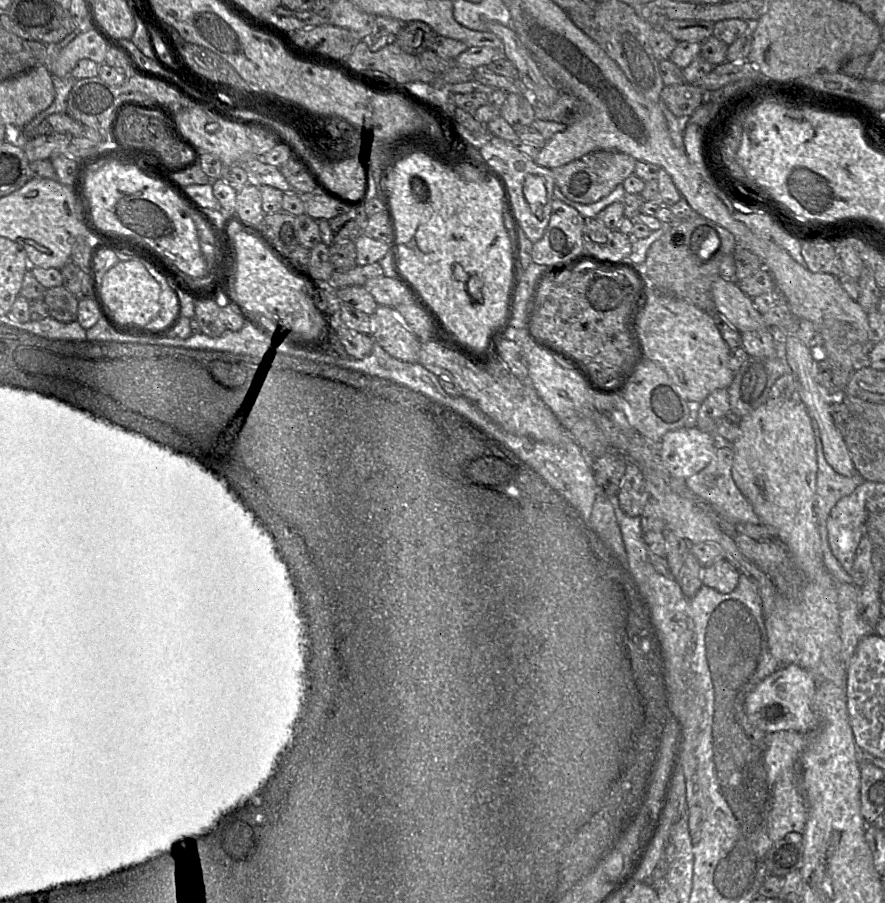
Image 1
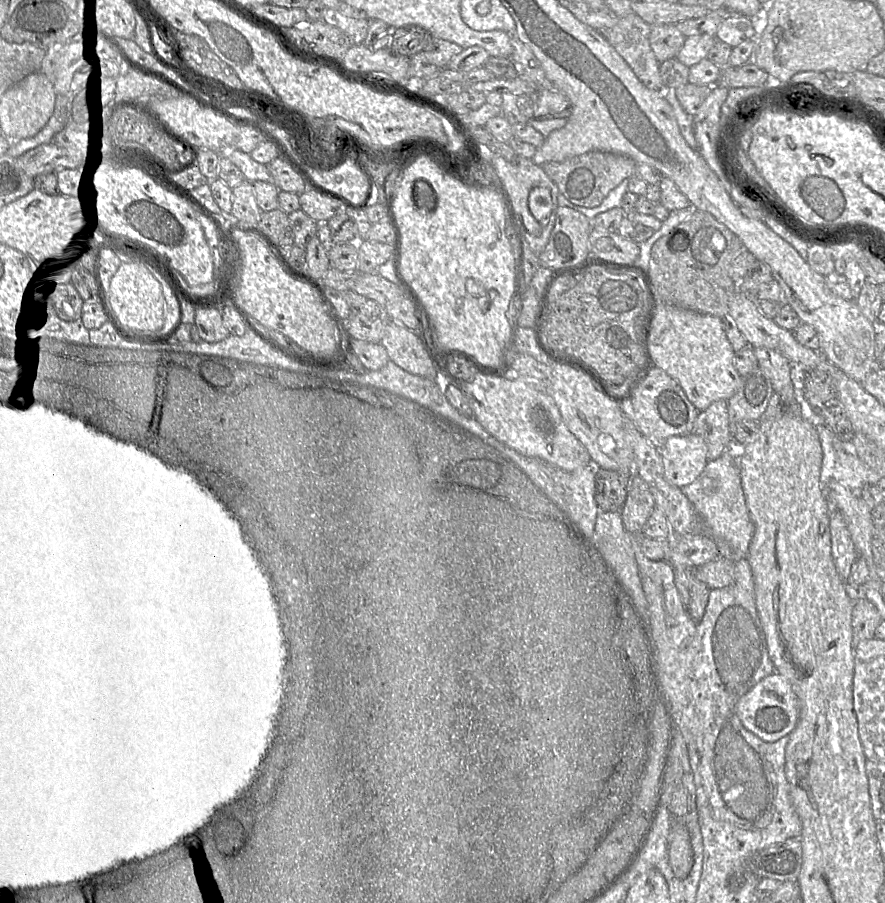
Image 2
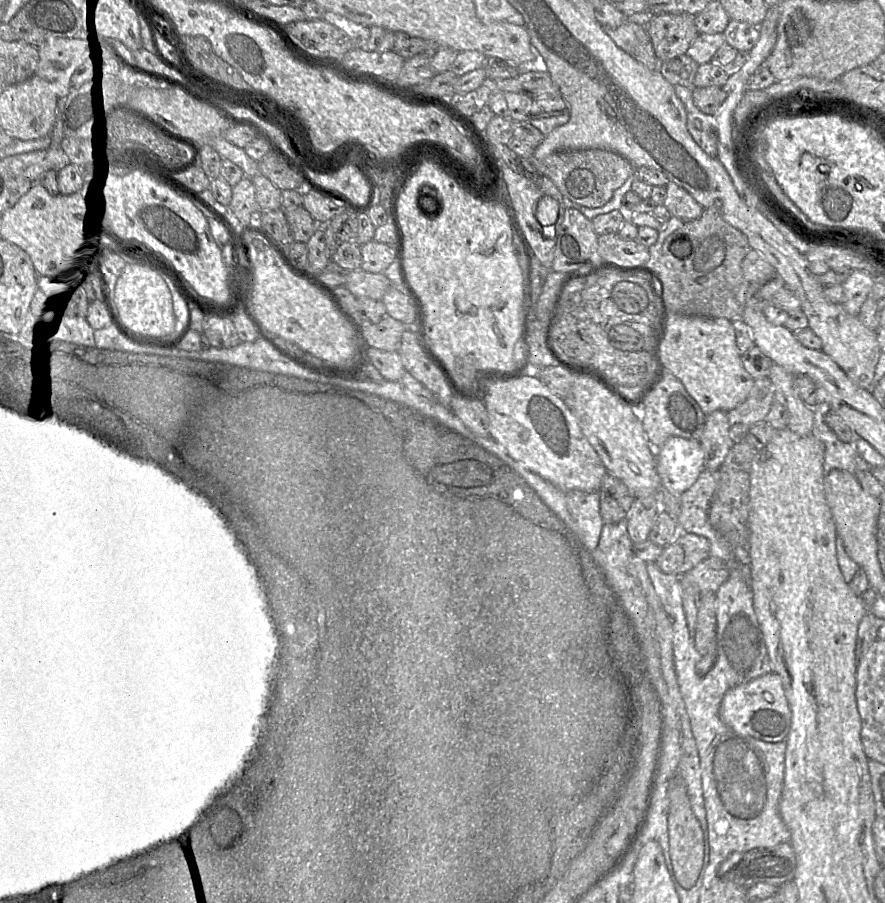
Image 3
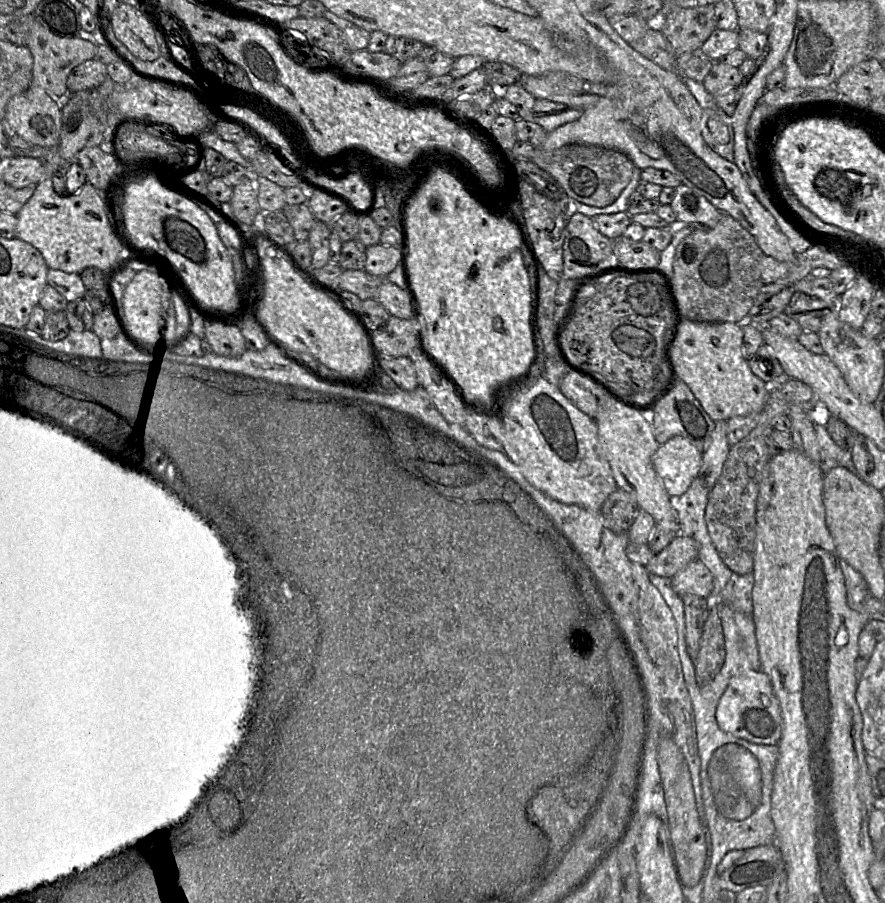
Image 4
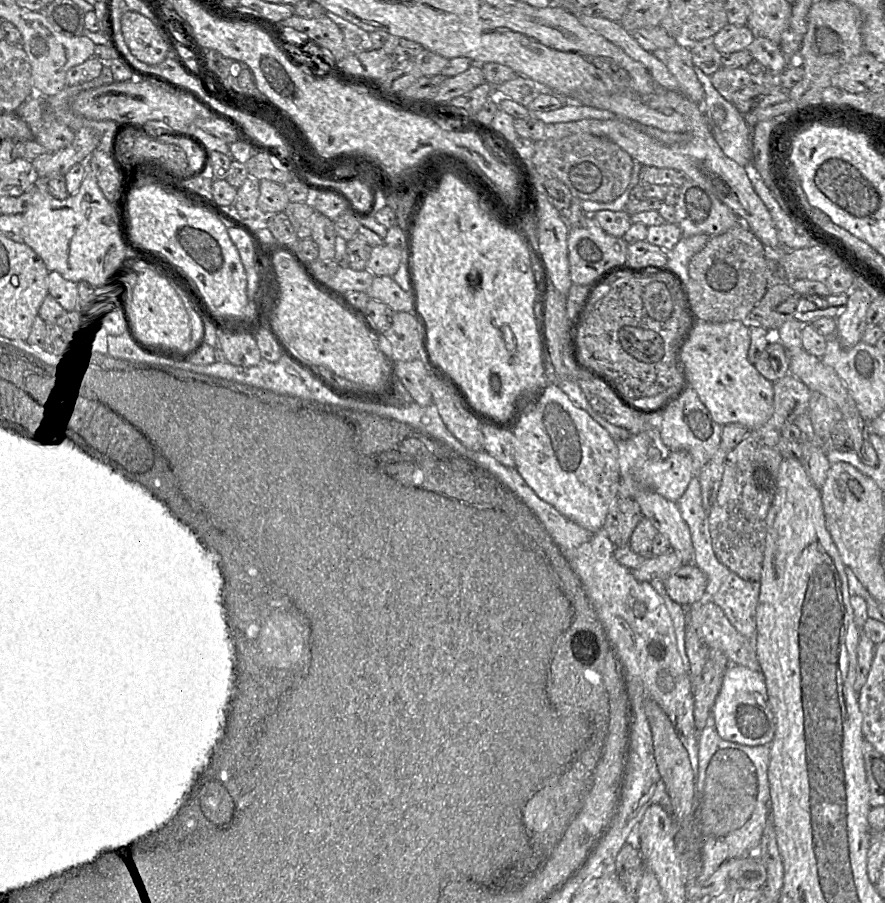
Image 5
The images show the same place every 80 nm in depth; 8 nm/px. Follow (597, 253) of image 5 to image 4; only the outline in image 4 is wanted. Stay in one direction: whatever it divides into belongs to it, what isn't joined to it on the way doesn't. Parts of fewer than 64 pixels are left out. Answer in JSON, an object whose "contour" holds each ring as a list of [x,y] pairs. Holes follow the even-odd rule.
{"contour":[[[580,212],[572,213],[565,227],[562,277],[580,279],[579,282],[587,282],[592,274],[618,264],[613,251],[613,243],[614,239],[604,236],[597,229],[593,218]]]}

